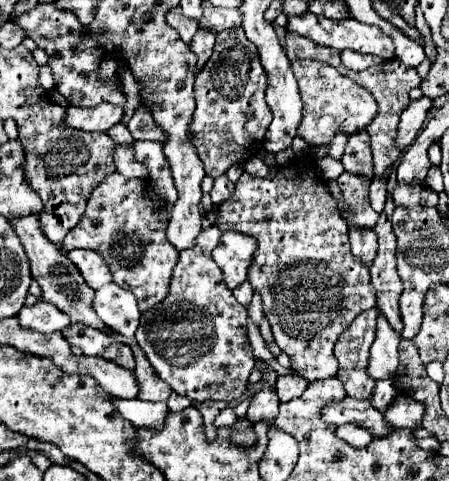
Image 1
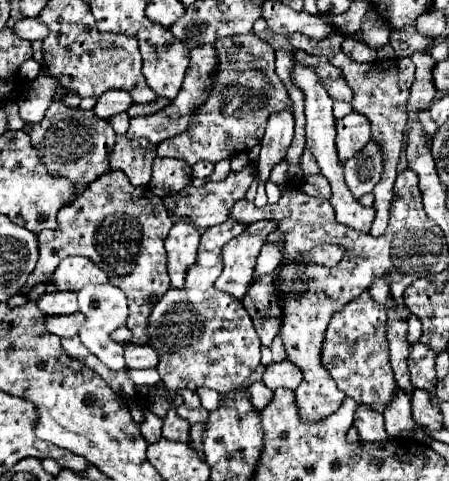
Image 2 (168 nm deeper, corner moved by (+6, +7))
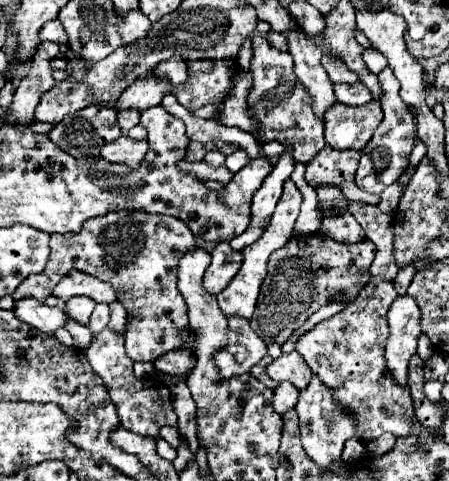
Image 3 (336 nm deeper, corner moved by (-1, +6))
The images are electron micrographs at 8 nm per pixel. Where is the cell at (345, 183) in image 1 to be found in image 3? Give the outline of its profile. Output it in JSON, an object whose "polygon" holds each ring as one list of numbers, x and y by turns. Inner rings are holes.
{"polygon":[[382,90,382,92,384,92,384,98,382,98,384,120,376,128,376,134,370,138,368,146,364,146,362,160,356,172,356,184,372,194,380,194,386,186,394,184,398,176,408,168,408,158,414,148,414,136,416,136,414,114,410,106,400,98,398,90]]}

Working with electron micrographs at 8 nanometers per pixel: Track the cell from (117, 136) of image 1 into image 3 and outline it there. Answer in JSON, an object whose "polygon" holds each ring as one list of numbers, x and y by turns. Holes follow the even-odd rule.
{"polygon":[[120,110,118,112,118,124,122,128,122,132,126,134,132,126,136,126,140,122,140,112,138,110]]}

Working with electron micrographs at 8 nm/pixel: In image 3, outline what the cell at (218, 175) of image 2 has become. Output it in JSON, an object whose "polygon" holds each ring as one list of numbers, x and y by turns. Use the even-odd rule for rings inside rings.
{"polygon":[[236,150,234,154,230,154,230,156,226,158,226,166,228,166,232,172,242,170,244,164,248,164,248,154,244,154,244,150]]}

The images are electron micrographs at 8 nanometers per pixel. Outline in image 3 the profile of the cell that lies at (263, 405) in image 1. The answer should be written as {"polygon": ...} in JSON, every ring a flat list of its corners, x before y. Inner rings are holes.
{"polygon":[[282,382,276,390,274,390,274,410,278,414,284,414,286,410,296,406,296,398,298,398,298,390,290,384,290,382]]}

